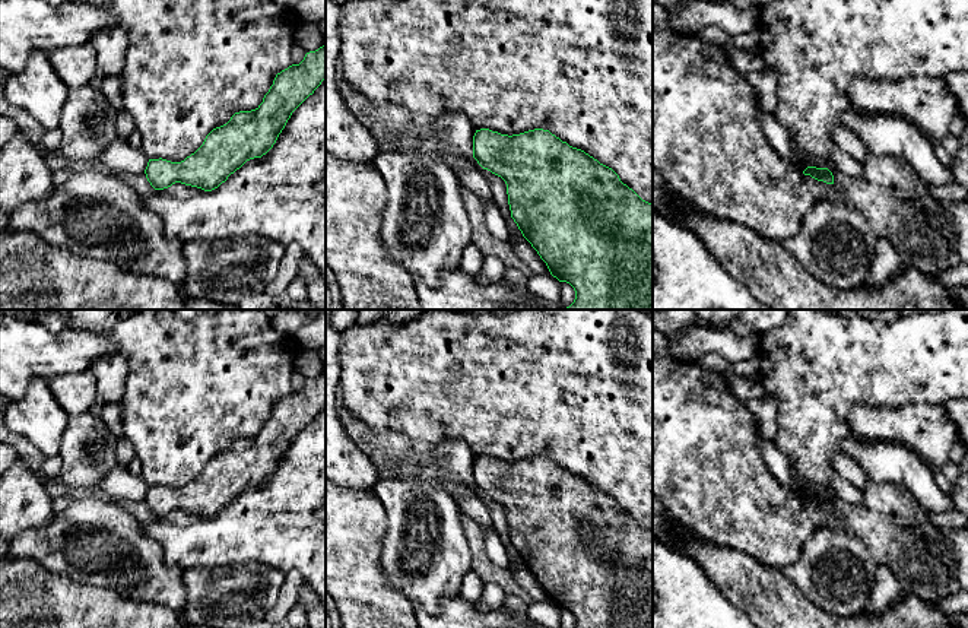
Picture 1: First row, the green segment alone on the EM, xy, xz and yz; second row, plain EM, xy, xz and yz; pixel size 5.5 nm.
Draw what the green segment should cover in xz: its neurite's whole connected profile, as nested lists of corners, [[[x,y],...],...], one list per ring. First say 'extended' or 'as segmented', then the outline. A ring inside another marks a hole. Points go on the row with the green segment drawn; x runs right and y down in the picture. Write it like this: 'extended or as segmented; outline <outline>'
as segmented; outline [[[543,129],[512,136],[476,130],[473,158],[505,181],[511,218],[523,237],[550,275],[574,288],[575,299],[565,310],[653,310],[653,204],[623,184],[612,168]]]

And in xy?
as segmented; outline [[[323,45],[315,51],[307,53],[299,64],[292,64],[277,73],[263,102],[256,110],[235,112],[226,124],[213,129],[203,145],[184,161],[149,159],[145,169],[147,181],[155,190],[168,188],[175,183],[204,191],[218,188],[247,161],[261,158],[273,148],[292,112],[314,93],[324,79],[326,47]]]

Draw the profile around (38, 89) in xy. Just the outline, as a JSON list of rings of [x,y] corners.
[[[32,53],[28,66],[9,73],[3,83],[4,101],[23,108],[45,130],[60,127],[60,112],[69,96],[67,85],[58,77],[47,53]]]

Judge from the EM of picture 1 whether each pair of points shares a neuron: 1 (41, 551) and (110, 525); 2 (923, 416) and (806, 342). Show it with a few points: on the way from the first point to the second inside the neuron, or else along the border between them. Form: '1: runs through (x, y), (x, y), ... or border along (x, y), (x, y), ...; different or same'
1: runs through (59, 533), (72, 523), (92, 525); same
2: border along (870, 405), (882, 408), (911, 403), (940, 405); different

